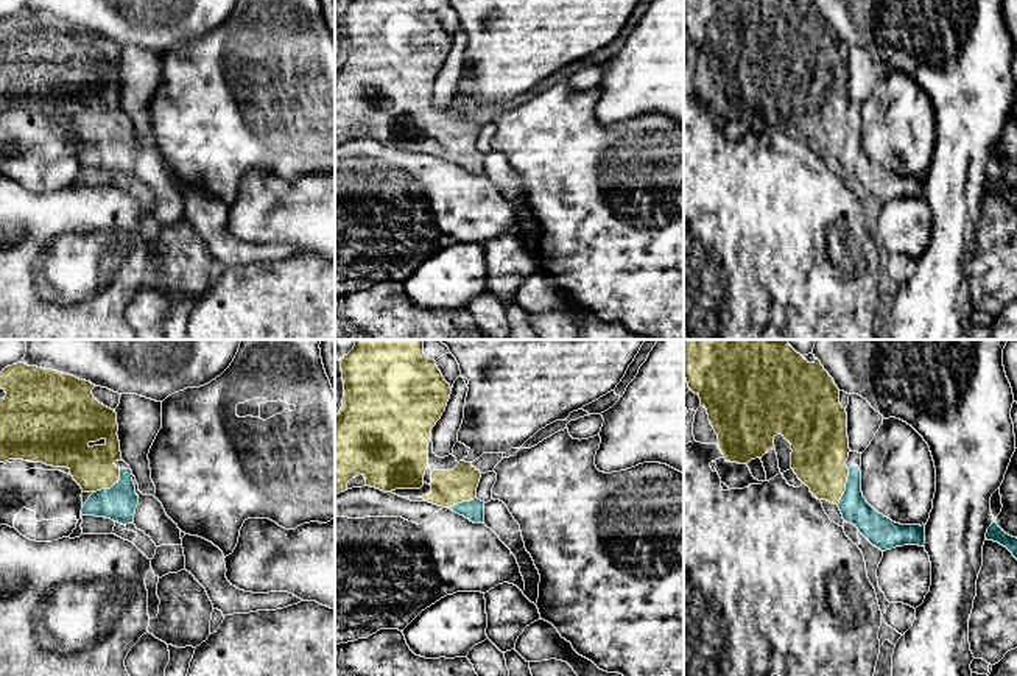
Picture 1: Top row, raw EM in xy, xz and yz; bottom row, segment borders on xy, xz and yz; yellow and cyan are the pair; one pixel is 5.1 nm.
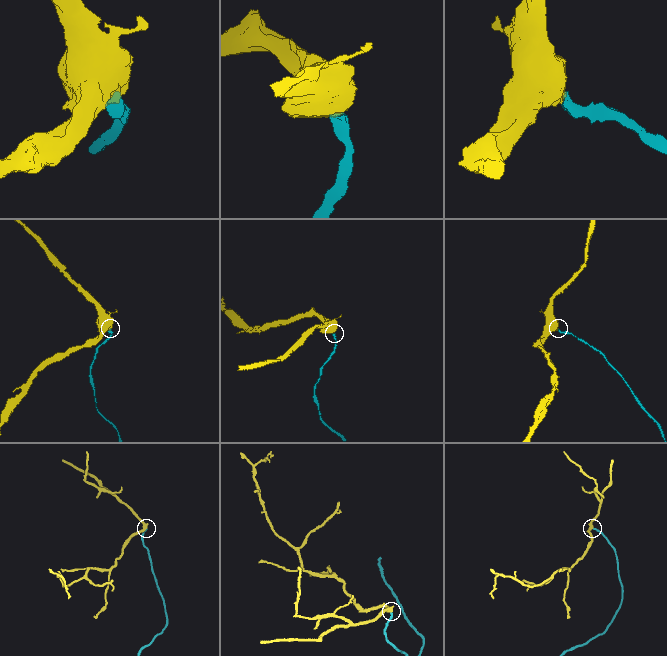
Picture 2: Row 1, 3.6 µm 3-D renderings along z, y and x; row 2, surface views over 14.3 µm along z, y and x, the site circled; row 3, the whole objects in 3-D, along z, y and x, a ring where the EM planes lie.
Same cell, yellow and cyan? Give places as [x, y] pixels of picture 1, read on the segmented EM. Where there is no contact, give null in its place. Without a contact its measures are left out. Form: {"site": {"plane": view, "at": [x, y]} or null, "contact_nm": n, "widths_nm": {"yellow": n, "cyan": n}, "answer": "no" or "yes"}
{"site": {"plane": "xy", "at": [111, 486]}, "contact_nm": 190, "widths_nm": {"yellow": 220, "cyan": 180}, "answer": "yes"}

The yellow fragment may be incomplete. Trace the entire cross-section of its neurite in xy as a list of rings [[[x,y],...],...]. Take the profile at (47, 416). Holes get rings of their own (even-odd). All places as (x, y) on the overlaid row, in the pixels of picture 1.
[[[17,363],[2,371],[0,388],[6,393],[0,399],[0,463],[23,459],[53,467],[69,467],[69,475],[81,486],[83,492],[92,494],[83,505],[83,516],[104,517],[121,525],[132,523],[139,505],[134,475],[129,467],[120,469],[114,464],[121,461],[117,413],[93,397],[95,385],[58,371]]]

